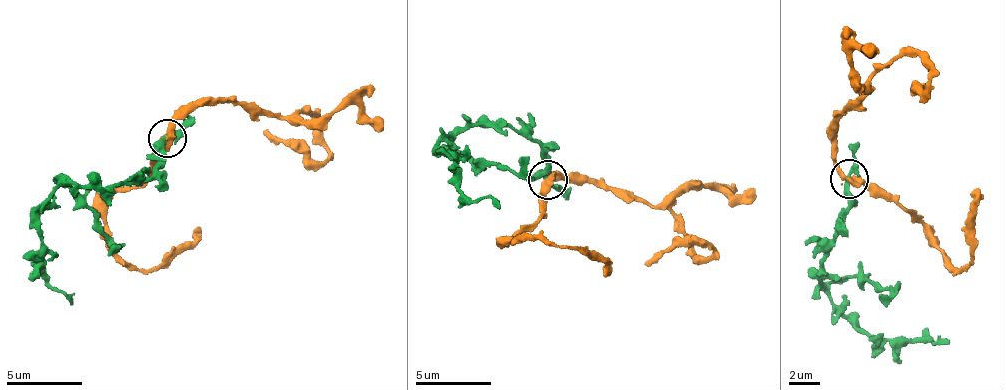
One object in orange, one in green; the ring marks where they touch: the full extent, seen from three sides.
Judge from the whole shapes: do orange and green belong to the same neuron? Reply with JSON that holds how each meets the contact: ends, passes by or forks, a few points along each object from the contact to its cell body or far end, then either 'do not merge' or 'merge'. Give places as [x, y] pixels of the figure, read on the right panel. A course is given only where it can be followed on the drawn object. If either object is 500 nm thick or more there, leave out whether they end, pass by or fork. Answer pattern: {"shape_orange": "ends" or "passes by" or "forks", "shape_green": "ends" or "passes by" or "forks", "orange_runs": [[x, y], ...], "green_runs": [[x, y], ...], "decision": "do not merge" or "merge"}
{"shape_orange": "passes by", "shape_green": "passes by", "orange_runs": [[849, 177], [835, 162], [845, 107], [904, 54], [920, 60], [925, 88]], "green_runs": [[849, 177], [848, 209], [826, 247], [819, 287], [866, 332], [950, 344]], "decision": "do not merge"}

